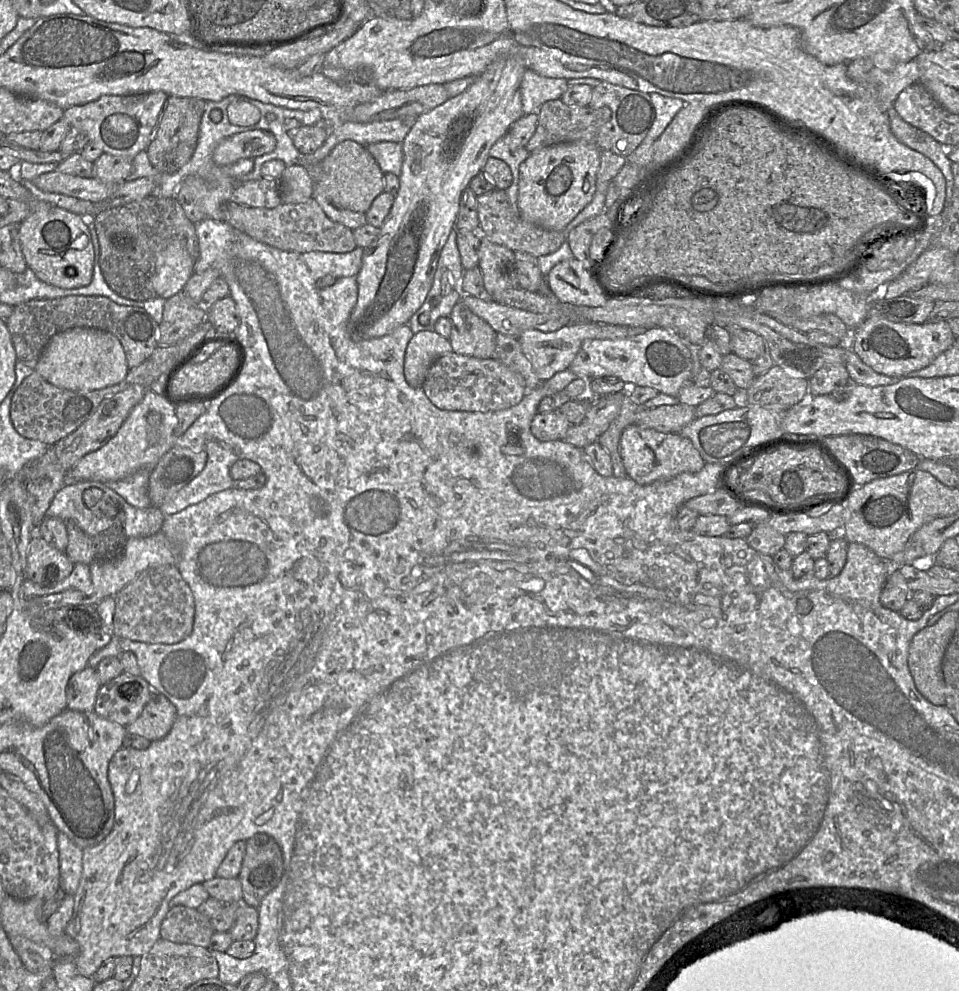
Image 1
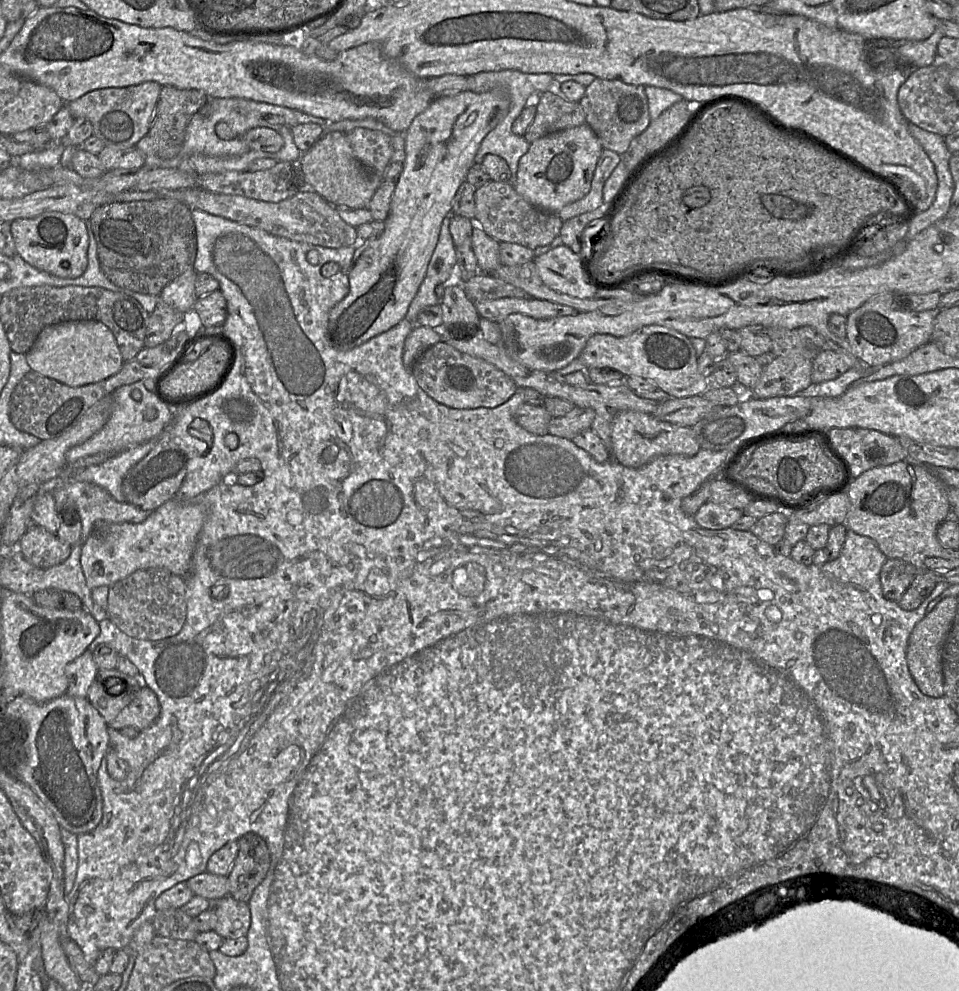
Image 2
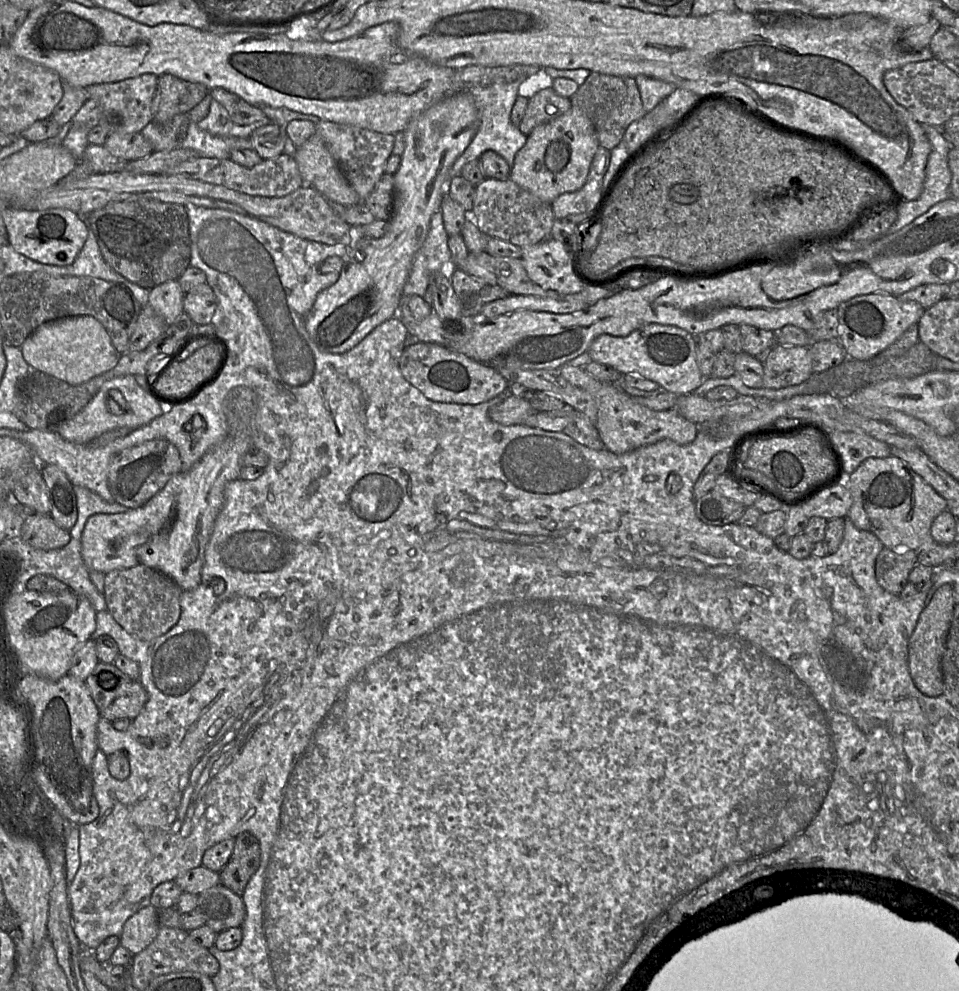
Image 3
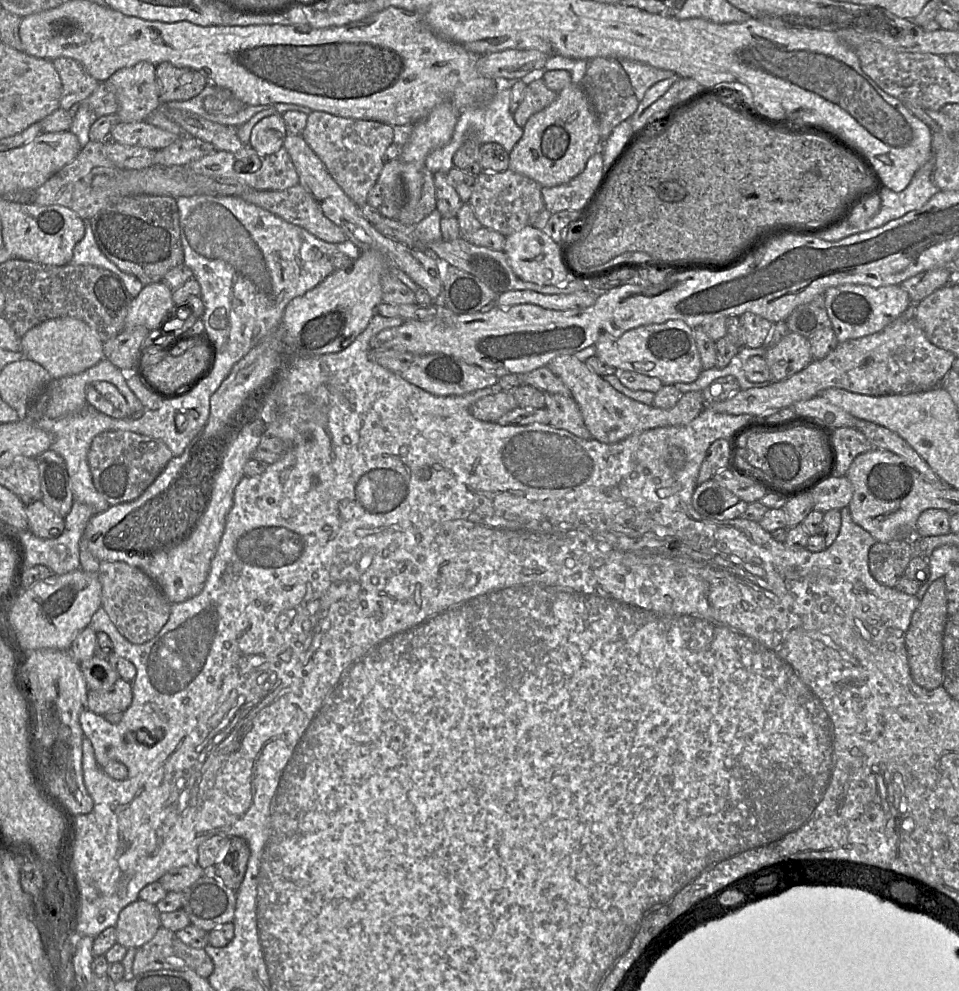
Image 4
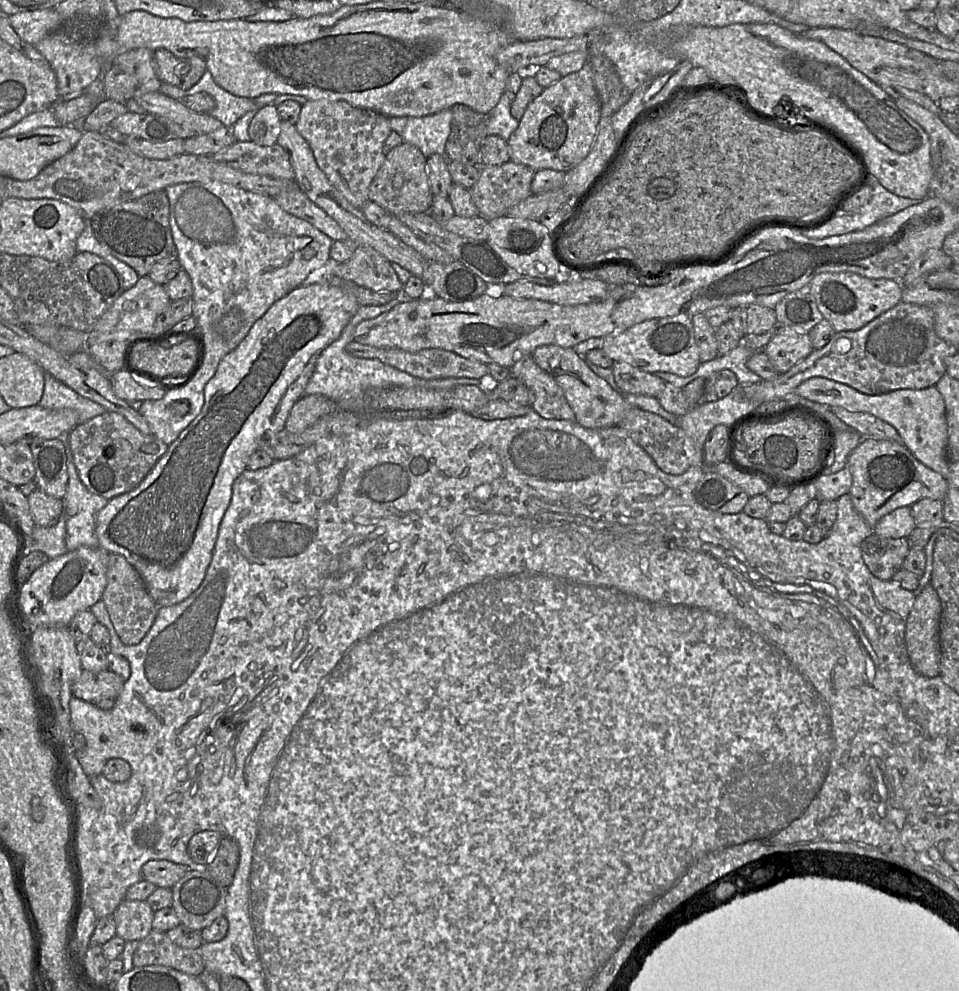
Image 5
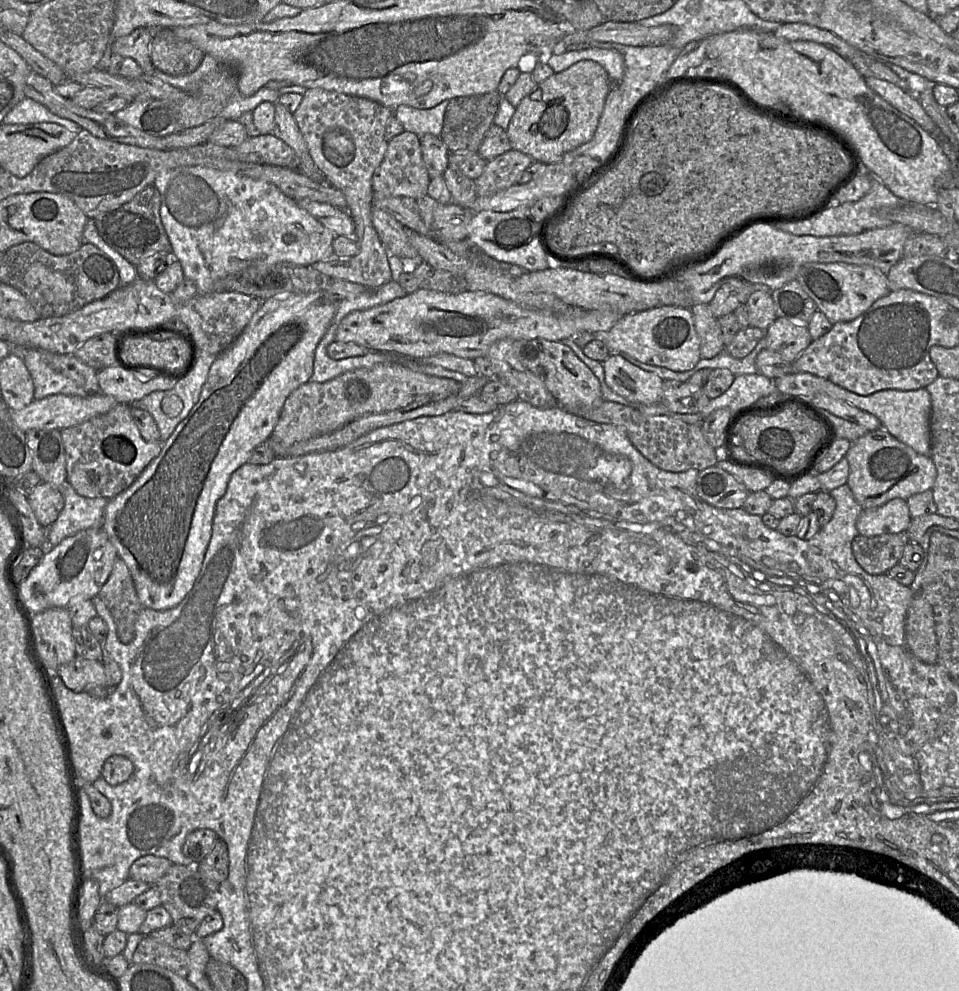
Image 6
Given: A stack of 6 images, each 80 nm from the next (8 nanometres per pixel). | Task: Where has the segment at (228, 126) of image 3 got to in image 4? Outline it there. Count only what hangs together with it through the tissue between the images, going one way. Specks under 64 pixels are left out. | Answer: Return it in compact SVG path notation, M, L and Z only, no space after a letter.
M220 87L215 89L213 96L202 97L202 94L199 94L189 100L174 101L165 105L235 128L262 111L259 105L246 106L231 91Z

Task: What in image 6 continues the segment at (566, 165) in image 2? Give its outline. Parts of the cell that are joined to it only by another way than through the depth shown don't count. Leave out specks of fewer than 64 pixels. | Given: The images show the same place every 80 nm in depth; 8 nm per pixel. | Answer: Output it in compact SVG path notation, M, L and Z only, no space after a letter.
M581 60L566 70L555 72L538 85L538 89L522 99L515 108L507 128L512 149L523 152L534 161L551 164L559 162L565 153L590 141L597 129L605 100L611 88L611 79L606 70L592 60Z

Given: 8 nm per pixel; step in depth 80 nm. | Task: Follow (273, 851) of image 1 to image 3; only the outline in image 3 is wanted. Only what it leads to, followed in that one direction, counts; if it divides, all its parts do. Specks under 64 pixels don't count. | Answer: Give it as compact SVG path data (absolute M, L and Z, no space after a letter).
M249 832L236 836L232 855L219 872L221 883L242 896L249 880L259 868L261 848L259 840Z

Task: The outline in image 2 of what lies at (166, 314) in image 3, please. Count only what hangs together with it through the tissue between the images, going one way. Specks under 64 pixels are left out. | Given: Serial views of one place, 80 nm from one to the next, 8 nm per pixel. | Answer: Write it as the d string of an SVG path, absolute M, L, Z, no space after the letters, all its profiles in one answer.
M195 271L185 272L162 289L159 299L181 313L192 311L198 298L195 280Z

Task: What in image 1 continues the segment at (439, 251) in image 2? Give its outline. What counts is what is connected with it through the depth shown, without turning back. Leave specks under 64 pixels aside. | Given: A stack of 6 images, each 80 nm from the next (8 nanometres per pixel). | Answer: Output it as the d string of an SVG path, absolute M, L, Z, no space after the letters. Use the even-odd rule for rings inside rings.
M453 230L441 250L431 289L423 305L408 321L413 334L421 331L435 331L435 322L441 317L449 317L462 296L454 290L454 284L461 279L463 271L456 230ZM424 313L430 316L428 325L421 324L419 321Z

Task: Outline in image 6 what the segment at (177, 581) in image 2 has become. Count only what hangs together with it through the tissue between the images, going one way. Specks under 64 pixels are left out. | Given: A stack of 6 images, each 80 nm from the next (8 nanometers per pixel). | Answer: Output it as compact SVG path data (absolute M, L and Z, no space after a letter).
M119 557L97 597L111 613L120 641L130 643L135 637L135 621L144 607L137 596L131 573Z

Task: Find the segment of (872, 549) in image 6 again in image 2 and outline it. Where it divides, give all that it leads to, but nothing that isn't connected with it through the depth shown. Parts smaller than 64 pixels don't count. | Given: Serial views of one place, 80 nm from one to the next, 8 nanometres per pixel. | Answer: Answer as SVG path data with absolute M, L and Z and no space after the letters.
M887 558L880 572L884 597L899 604L903 594L911 585L915 568L906 560Z

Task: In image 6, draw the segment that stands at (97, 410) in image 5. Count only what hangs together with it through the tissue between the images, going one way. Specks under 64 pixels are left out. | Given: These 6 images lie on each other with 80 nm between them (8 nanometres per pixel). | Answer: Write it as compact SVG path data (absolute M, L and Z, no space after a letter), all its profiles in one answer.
M17 344L8 345L11 354L23 360L31 375L34 385L34 400L55 394L72 396L85 396L87 394L73 380L53 370L43 359L41 350Z

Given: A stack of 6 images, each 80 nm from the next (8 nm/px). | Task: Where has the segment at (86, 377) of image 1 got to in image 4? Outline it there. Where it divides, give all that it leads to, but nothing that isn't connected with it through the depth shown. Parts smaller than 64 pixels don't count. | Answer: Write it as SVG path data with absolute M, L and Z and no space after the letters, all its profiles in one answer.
M69 316L42 321L21 338L23 355L45 368L51 379L77 375L96 365L105 358L103 343L87 323Z

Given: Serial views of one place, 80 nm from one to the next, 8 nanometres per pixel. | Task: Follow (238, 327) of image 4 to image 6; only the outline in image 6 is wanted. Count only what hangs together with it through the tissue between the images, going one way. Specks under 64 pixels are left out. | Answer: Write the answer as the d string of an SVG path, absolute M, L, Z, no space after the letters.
M183 166L160 173L156 177L153 186L161 197L160 218L171 244L171 256L179 261L185 278L195 284L197 295L206 295L213 292L230 292L222 290L222 279L226 275L235 273L246 265L250 265L251 262L264 262L270 265L288 262L297 266L312 266L318 261L326 261L334 256L332 242L335 233L300 208L295 200L283 194L270 182L204 166Z

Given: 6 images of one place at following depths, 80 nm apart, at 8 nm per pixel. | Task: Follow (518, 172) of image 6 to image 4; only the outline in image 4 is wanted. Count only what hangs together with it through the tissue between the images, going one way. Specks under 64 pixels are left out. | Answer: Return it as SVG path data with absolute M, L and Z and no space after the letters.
M482 171L471 194L470 205L483 227L509 236L526 226L533 225L539 214L546 208L542 197L542 186L535 180L512 171Z

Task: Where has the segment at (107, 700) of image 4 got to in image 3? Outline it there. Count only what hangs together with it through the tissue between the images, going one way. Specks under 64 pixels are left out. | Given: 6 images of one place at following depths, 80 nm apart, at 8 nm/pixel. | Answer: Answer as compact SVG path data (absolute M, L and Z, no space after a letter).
M133 680L126 693L116 698L107 708L100 711L100 716L111 723L117 719L136 718L148 700L148 693L138 680Z

